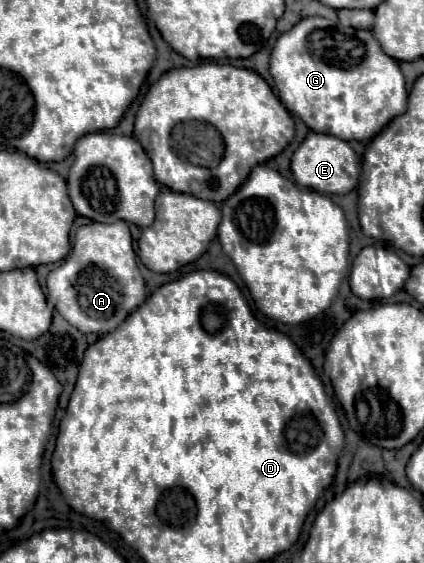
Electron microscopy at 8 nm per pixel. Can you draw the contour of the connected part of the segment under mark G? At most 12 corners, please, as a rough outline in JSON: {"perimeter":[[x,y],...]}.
{"perimeter":[[305,17],[273,47],[311,131],[369,141],[407,111],[371,31]]}

